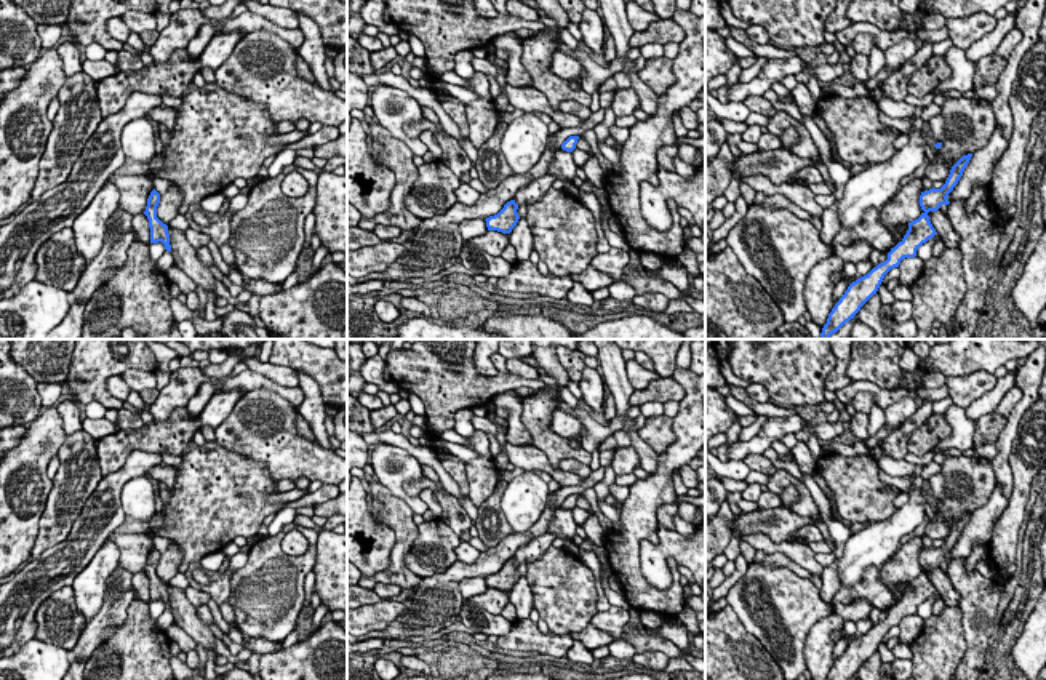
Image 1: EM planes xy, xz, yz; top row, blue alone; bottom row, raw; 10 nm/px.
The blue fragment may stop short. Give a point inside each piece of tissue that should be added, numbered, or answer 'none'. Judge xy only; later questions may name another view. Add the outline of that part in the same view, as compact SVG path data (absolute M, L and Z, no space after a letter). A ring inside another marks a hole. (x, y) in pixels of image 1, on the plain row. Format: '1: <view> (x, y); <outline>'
none

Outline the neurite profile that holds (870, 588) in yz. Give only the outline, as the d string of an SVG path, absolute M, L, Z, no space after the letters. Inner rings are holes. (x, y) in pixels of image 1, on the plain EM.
M867 566L864 578L854 587L846 587L841 584L840 590L833 595L832 606L835 603L849 605L854 600L868 600L875 608L891 608L897 600L894 598L897 584L884 586L880 581L880 570L876 566Z

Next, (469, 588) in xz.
M483 576L467 578L459 582L459 594L464 600L483 594L488 589L486 579Z

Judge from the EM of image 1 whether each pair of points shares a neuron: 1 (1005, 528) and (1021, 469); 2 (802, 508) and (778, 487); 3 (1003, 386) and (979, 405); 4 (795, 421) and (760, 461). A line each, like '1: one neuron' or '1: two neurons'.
1: one neuron
2: one neuron
3: one neuron
4: two neurons

